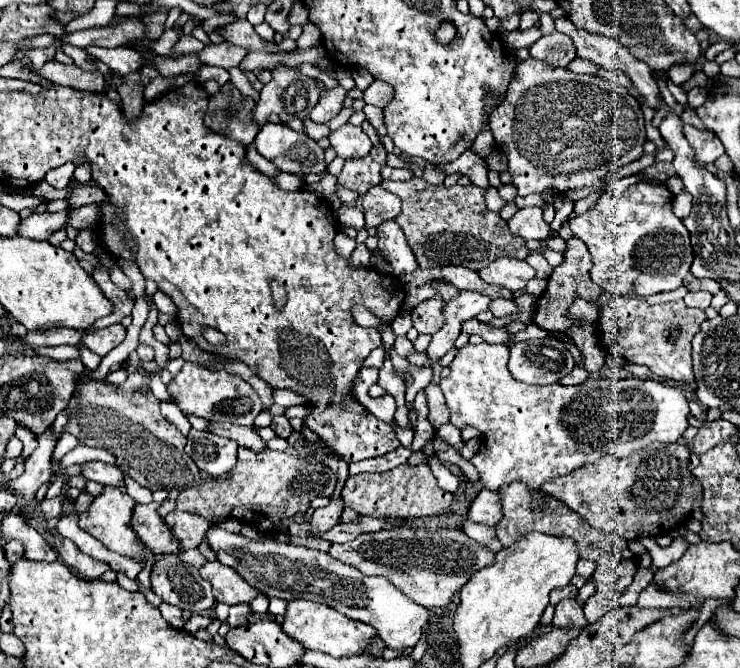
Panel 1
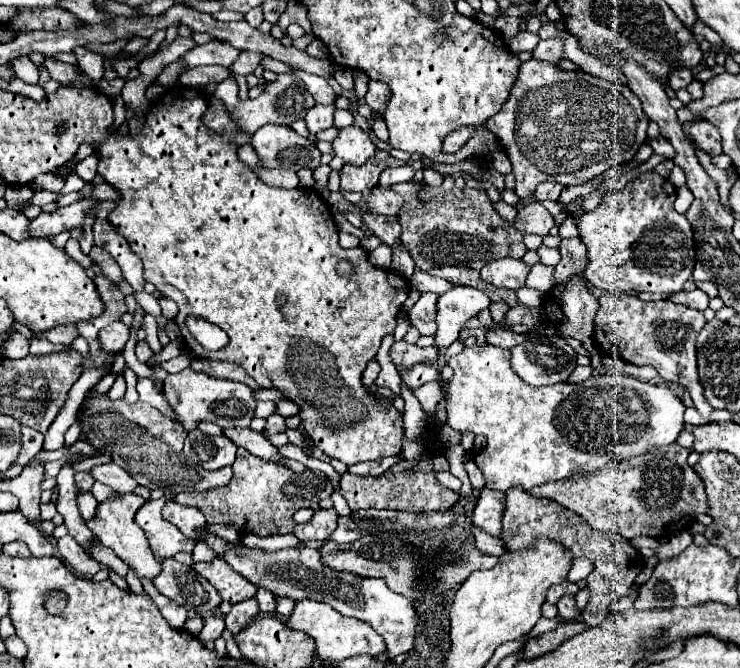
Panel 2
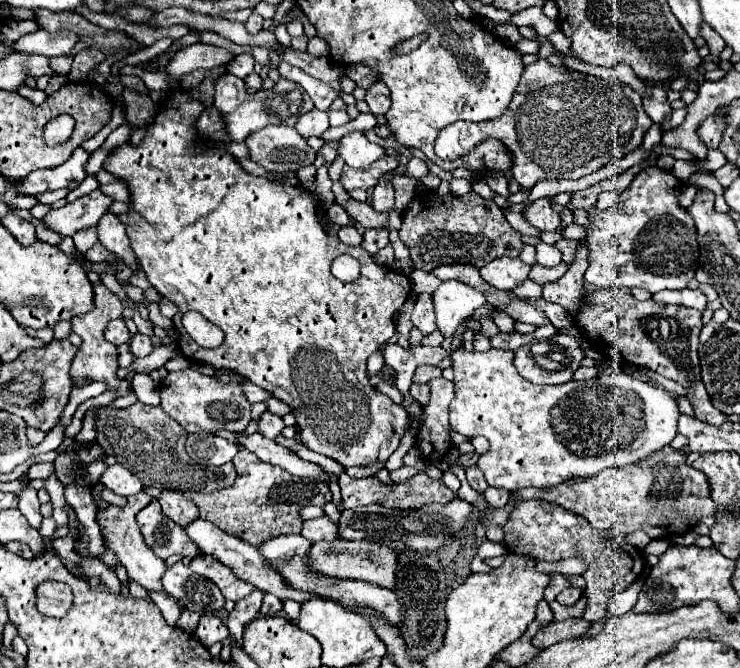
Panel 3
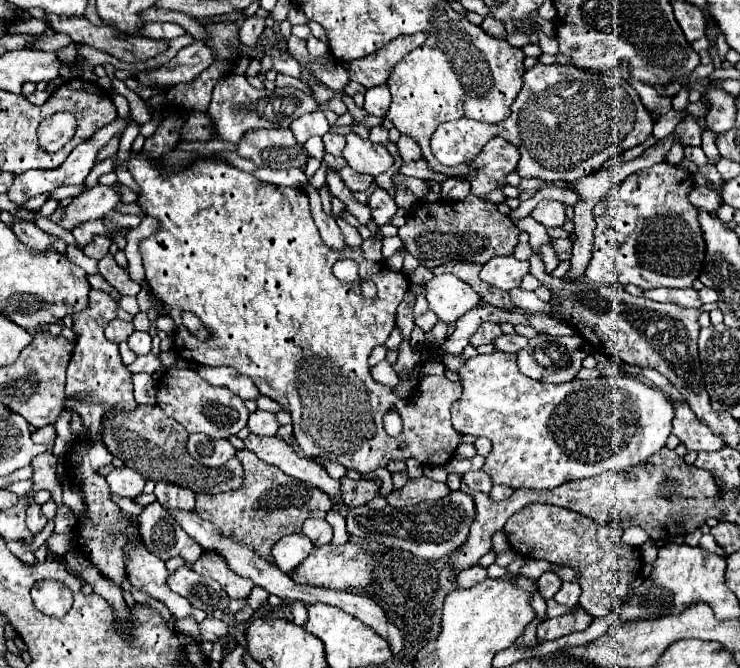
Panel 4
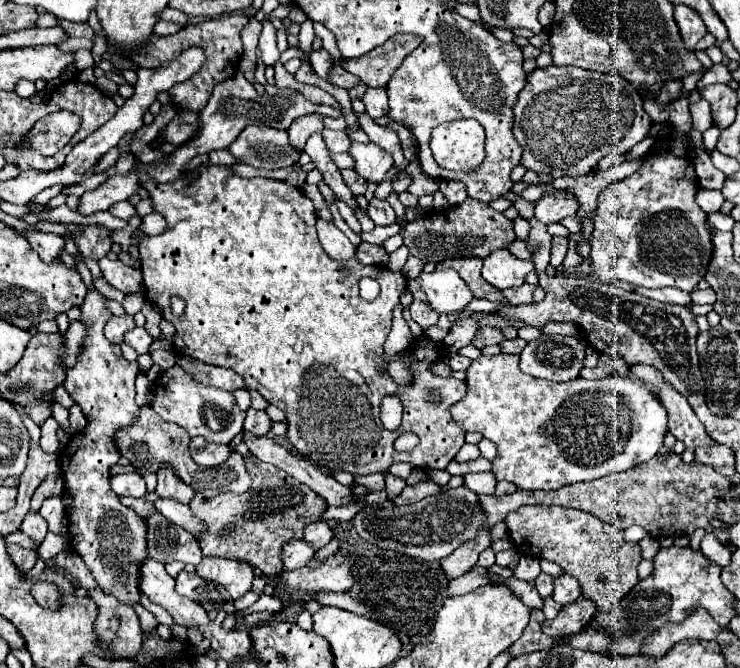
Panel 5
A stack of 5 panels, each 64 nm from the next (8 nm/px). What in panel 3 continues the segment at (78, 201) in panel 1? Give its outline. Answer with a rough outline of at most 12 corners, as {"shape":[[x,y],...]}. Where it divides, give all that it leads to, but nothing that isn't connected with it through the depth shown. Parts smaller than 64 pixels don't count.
{"shape":[[116,180],[100,186],[114,200],[130,202],[130,188],[126,182]]}

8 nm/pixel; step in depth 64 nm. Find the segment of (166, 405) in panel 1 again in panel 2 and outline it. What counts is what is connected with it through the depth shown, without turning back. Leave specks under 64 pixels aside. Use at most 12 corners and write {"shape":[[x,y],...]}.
{"shape":[[138,378],[136,390],[142,402],[158,408],[168,418],[174,418],[164,408],[164,396],[154,380]]}

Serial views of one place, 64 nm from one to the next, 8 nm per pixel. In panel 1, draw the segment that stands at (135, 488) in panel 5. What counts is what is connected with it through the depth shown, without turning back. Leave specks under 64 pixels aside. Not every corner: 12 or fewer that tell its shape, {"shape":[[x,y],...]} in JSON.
{"shape":[[86,462],[86,480],[126,486],[124,472],[114,464]]}

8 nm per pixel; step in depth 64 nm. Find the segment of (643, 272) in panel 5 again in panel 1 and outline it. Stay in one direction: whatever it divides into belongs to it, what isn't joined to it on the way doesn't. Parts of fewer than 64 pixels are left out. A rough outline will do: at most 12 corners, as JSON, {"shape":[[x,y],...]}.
{"shape":[[664,184],[570,220],[614,296],[676,290],[694,262]]}

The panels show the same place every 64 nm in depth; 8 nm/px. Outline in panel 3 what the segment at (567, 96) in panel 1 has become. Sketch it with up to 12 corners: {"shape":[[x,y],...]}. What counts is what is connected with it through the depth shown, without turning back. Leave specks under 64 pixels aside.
{"shape":[[538,60],[508,112],[454,122],[440,160],[498,138],[514,178],[584,178],[652,126],[628,84]]}

